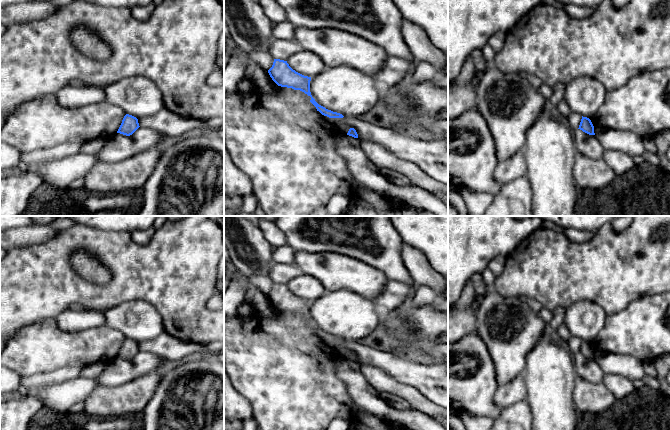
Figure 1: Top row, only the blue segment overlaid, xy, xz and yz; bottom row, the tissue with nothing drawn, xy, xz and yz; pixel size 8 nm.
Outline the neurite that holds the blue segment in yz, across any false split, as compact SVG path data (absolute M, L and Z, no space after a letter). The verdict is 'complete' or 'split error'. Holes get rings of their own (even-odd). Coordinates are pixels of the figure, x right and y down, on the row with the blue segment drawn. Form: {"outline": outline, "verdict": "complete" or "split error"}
{"outline": "M582 116L582 119L581 119L578 129L582 130L583 132L585 132L589 135L595 135L594 126L593 126L591 120L587 117Z", "verdict": "complete"}

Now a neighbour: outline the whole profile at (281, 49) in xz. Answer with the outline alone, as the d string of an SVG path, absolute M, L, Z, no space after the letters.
M273 37L270 43L269 53L274 59L287 61L287 59L304 49L295 40L284 40Z

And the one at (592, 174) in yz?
M576 153L573 162L573 178L579 190L598 190L611 183L617 174L603 158L593 160Z

